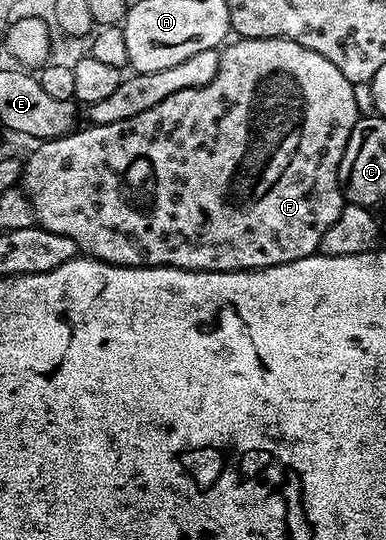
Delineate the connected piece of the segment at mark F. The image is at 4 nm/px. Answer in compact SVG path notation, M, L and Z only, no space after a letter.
M245 37L236 39L220 49L218 75L214 75L214 79L210 79L210 83L206 83L206 87L190 87L186 91L174 91L174 95L162 99L162 103L158 103L158 107L150 107L150 111L142 111L142 115L134 115L134 119L122 119L118 123L106 123L105 125L89 124L88 129L77 128L75 131L66 134L65 137L41 140L37 144L40 146L29 155L28 161L26 157L26 162L23 164L22 188L34 203L39 228L54 231L58 235L66 235L70 239L74 239L76 248L81 254L95 257L97 261L104 261L108 265L129 265L130 267L169 265L175 269L185 269L186 271L234 271L235 269L265 269L282 263L294 263L294 259L306 259L319 250L322 235L326 235L330 225L338 219L341 211L344 210L346 202L342 188L340 164L344 158L346 143L350 139L350 131L354 131L354 123L359 121L362 116L360 105L356 102L356 93L352 89L355 89L353 82L348 81L346 75L342 75L342 71L338 71L338 67L334 67L334 63L330 63L330 59L318 55L318 51L310 51L306 47L302 47L288 37Z

